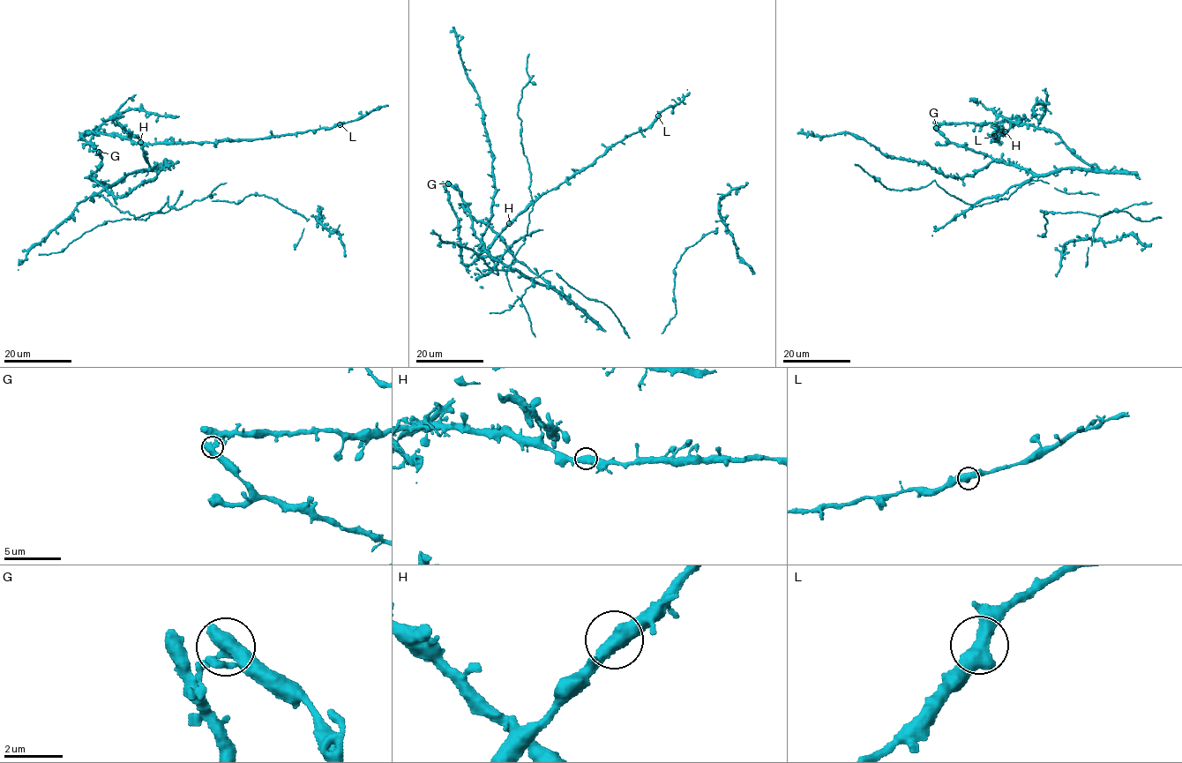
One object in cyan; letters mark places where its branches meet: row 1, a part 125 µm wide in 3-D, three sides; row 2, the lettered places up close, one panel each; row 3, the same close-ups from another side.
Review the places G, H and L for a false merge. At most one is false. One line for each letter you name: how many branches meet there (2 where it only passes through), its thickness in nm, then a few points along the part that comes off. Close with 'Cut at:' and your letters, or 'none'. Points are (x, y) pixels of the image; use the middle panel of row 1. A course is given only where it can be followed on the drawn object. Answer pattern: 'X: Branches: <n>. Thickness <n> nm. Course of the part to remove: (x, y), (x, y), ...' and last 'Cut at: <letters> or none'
G: Branches: 2. Thickness 500 nm
Cut at: G

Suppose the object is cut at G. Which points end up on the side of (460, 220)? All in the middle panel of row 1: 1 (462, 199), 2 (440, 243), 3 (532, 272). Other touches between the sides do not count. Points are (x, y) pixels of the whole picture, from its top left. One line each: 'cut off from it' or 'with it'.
1: cut off from it
2: cut off from it
3: cut off from it

